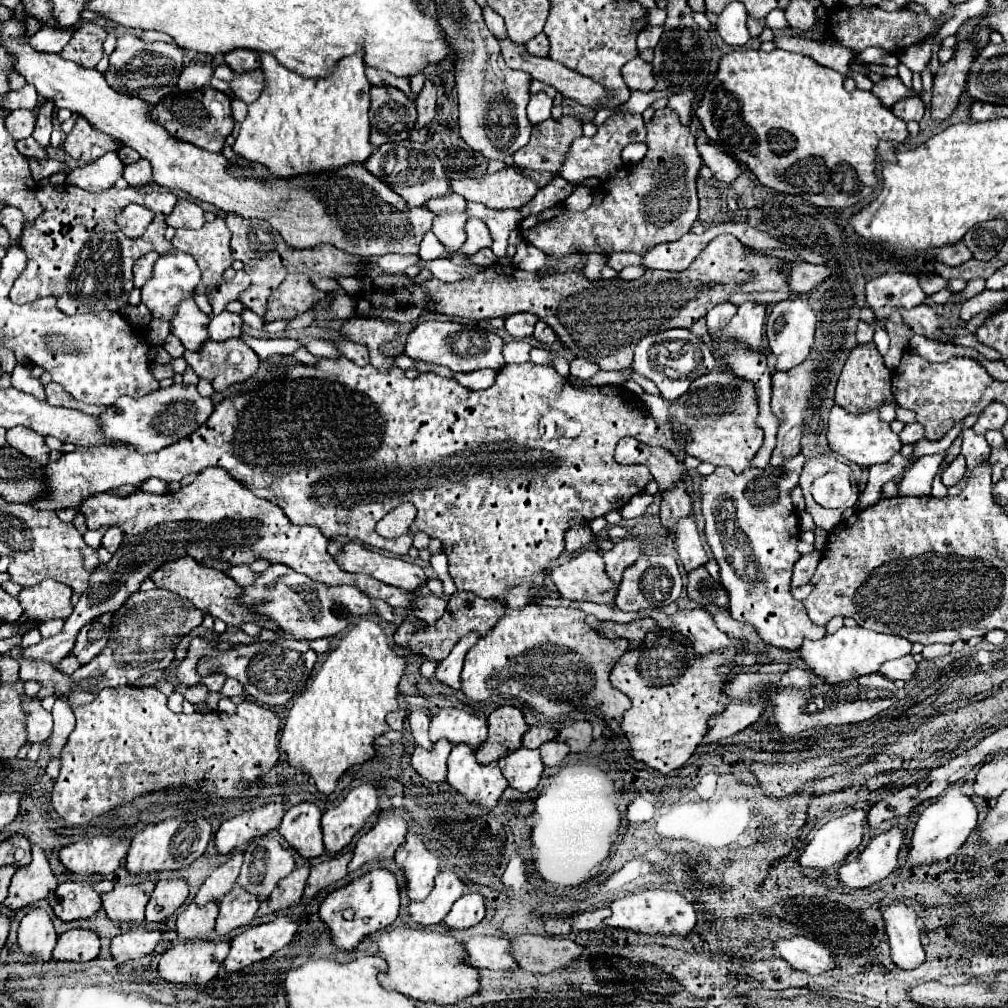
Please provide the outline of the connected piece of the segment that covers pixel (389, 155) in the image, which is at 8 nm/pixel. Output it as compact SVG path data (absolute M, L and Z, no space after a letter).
M410 139L406 141L398 141L398 143L386 143L380 147L374 147L372 155L366 159L364 167L376 175L380 181L384 181L392 191L396 191L400 197L406 199L408 205L412 207L420 207L424 205L430 197L438 197L438 195L446 195L450 193L450 185L448 185L448 177L446 171L440 163L440 159L436 157L436 153L432 149L428 149L422 143L414 143Z

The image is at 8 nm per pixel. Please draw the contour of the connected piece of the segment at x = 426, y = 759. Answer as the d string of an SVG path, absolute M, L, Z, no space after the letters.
M438 741L432 749L420 749L416 745L410 763L422 777L432 783L440 783L446 779L446 759L450 755L450 749L452 745L448 741Z

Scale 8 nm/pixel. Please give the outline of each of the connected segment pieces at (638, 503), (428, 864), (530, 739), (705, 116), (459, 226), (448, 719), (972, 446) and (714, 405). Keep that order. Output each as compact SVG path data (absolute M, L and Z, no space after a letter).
M638 493L638 497L632 497L632 501L628 501L628 505L622 507L620 513L624 519L634 519L634 517L640 517L650 503L652 503L652 495Z
M408 833L406 841L396 849L396 861L398 865L404 869L406 873L406 881L408 881L408 897L410 901L420 901L424 899L430 889L434 887L434 877L440 871L440 859L436 855L432 855L426 847L426 843L422 841L422 837L418 833Z
M530 725L530 729L526 731L526 735L522 739L522 745L534 749L534 747L540 747L542 743L546 743L554 737L556 737L556 729L546 727L546 725Z
M778 47L770 53L762 49L722 53L714 79L706 85L694 113L712 143L746 165L762 185L780 193L806 197L806 201L818 207L840 209L866 201L878 183L874 175L878 141L892 139L904 143L908 137L906 123L886 109L870 91L856 89L854 93L848 93L844 89L844 77L838 71L822 67L802 53Z
M442 211L436 215L432 225L434 235L444 243L444 247L450 253L450 259L456 265L470 265L464 261L466 255L458 253L458 249L466 241L466 231L464 231L466 221L468 221L468 215L464 211Z
M440 707L438 713L432 715L430 721L430 739L448 739L450 743L468 743L468 745L480 745L488 735L486 721L482 721L478 715L468 713L464 709L456 707Z
M974 429L962 431L962 449L960 453L966 457L968 469L972 469L978 461L984 461L990 457L990 445L986 443L984 435L974 433Z
M714 369L712 373L694 379L688 393L674 403L648 393L644 393L640 399L658 425L676 421L678 427L684 427L688 439L682 447L698 461L724 465L730 467L734 473L742 473L752 465L752 459L762 447L762 429L756 427L756 389L750 381L744 381L730 373Z

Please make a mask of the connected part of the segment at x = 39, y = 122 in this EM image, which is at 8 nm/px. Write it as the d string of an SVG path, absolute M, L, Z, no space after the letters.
M46 101L42 107L40 107L40 113L38 113L38 119L36 119L36 129L32 133L32 137L44 147L48 149L50 147L50 133L52 133L52 109L54 109L54 103L52 101Z

